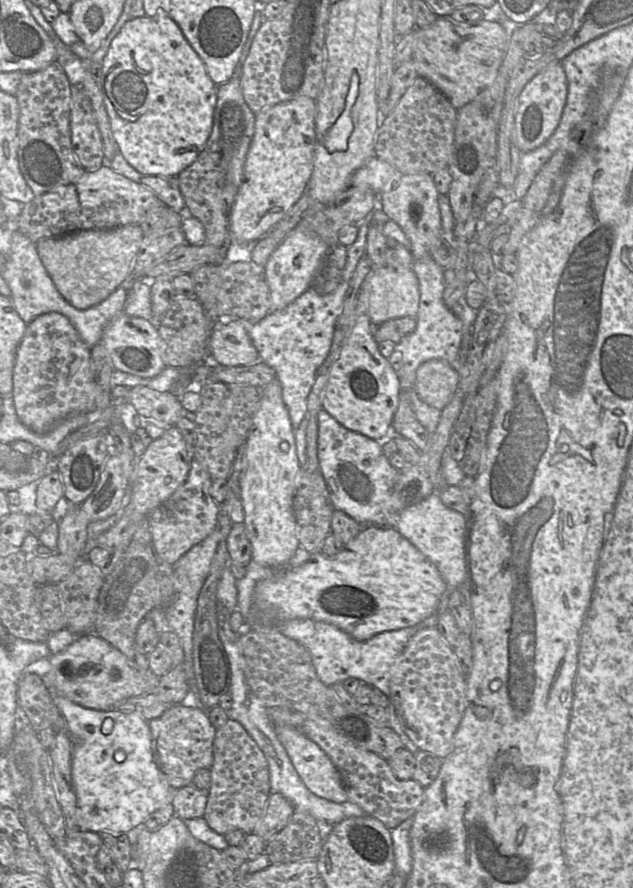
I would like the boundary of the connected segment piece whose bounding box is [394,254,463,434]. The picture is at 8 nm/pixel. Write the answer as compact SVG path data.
M427 254L421 259L414 260L412 270L419 283L419 308L415 316L416 327L414 331L404 336L399 345L395 345L394 348L402 352L402 366L397 371L397 375L400 382L400 391L408 393L415 419L431 434L437 428L441 410L427 405L418 397L414 389L416 370L425 361L441 359L458 371L460 379L459 350L463 338L463 323L446 306L443 300L443 292L446 287L443 276L444 269L434 261L433 257Z

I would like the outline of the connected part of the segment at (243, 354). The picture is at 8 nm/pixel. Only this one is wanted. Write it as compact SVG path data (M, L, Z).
M232 320L226 324L215 321L208 340L208 353L220 366L246 365L253 362L259 354L242 321Z

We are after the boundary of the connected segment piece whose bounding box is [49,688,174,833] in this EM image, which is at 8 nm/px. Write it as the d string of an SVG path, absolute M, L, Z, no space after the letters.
M49 689L54 704L76 743L71 777L76 795L75 817L80 831L130 832L156 810L172 801L173 788L153 759L148 721L132 711L95 710Z

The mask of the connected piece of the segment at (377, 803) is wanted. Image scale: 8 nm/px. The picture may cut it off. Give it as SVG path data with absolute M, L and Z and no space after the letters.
M305 719L300 730L329 756L340 772L348 800L359 805L366 813L380 820L389 830L415 815L424 801L425 788L416 780L398 779L388 761L378 754L356 746L332 726L322 726Z

